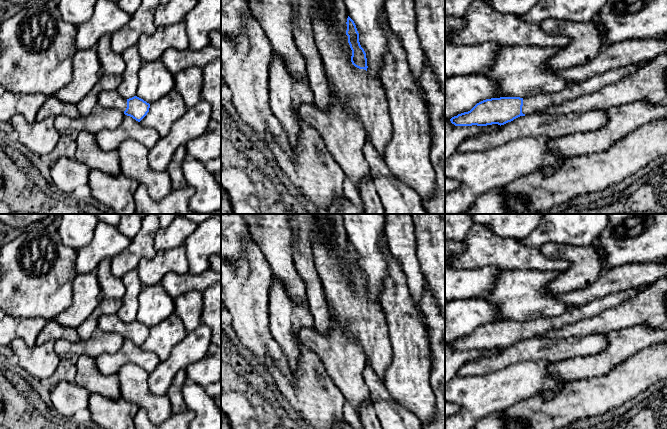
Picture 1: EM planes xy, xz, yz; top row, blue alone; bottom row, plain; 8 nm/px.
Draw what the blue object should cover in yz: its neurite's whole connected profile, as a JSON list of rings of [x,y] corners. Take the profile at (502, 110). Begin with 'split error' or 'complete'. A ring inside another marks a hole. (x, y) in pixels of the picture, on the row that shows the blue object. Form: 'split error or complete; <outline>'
split error; [[[648,63],[629,65],[620,69],[606,71],[587,80],[574,82],[559,92],[538,93],[530,97],[500,97],[483,100],[470,111],[450,119],[455,126],[504,125],[514,119],[543,111],[549,106],[561,105],[582,95],[593,93],[605,85],[634,74]]]

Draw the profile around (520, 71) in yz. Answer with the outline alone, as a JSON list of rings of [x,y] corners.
[[[513,46],[502,47],[496,54],[494,63],[482,73],[496,82],[497,90],[503,97],[530,97],[538,93],[559,92],[574,82],[558,75],[559,71],[547,67],[549,60],[562,47]]]

